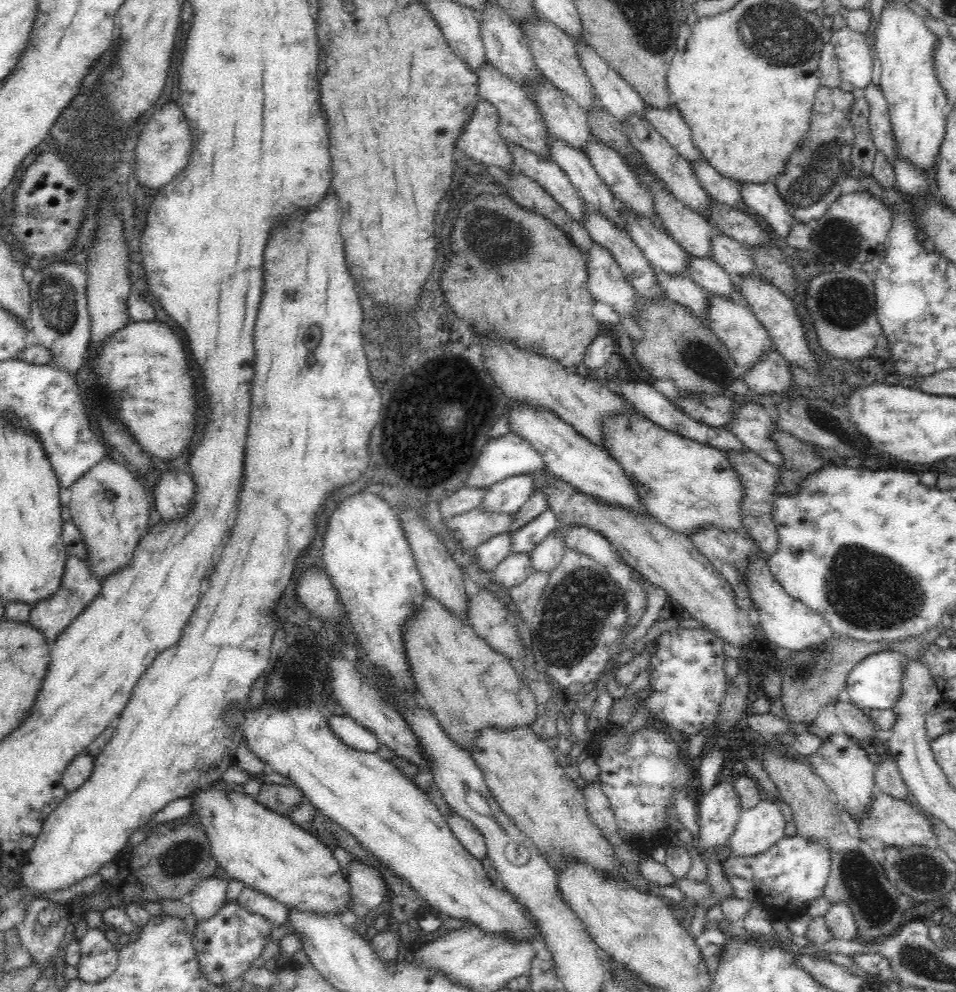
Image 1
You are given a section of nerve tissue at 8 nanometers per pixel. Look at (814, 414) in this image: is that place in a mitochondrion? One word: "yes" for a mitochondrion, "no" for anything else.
yes

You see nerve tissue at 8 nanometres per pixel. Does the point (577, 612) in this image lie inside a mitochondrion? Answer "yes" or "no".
yes

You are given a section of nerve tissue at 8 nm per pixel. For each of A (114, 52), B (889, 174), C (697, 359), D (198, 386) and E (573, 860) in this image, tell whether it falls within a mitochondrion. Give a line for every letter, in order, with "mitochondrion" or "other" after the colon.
A: other
B: other
C: mitochondrion
D: other
E: other

